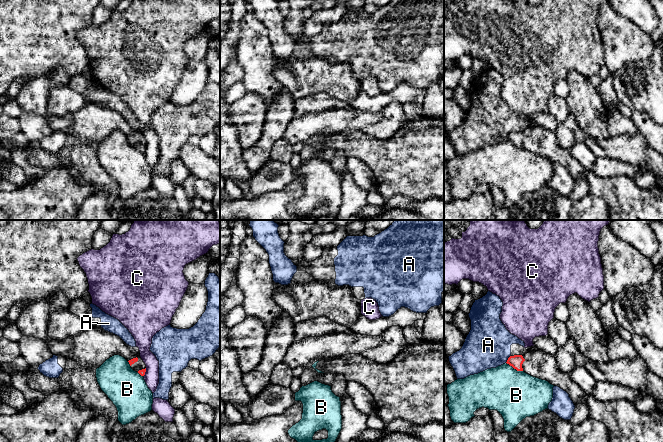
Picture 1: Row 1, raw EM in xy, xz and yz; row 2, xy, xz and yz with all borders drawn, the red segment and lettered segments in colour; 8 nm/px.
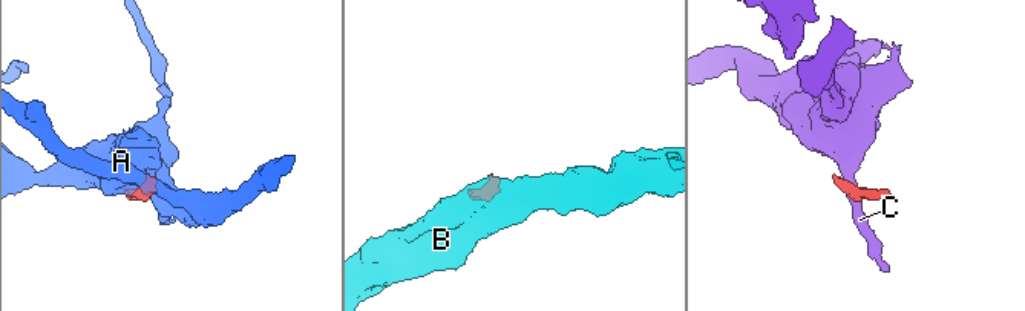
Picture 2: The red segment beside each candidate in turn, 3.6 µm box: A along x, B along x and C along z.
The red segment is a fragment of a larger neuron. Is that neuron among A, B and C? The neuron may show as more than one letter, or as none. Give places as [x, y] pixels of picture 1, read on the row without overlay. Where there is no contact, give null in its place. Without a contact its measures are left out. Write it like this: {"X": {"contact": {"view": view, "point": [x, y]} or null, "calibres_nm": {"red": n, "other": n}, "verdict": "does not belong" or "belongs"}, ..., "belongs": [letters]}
{"A": {"contact": {"view": "yz", "point": [508, 135]}, "calibres_nm": {"red": 110, "other": 360}, "verdict": "does not belong"}, "B": {"contact": {"view": "yz", "point": [514, 144]}, "calibres_nm": {"red": 110, "other": 380}, "verdict": "does not belong"}, "C": {"contact": {"view": "xy", "point": [145, 147]}, "calibres_nm": {"red": 50, "other": 130}, "verdict": "does not belong"}, "belongs": []}

